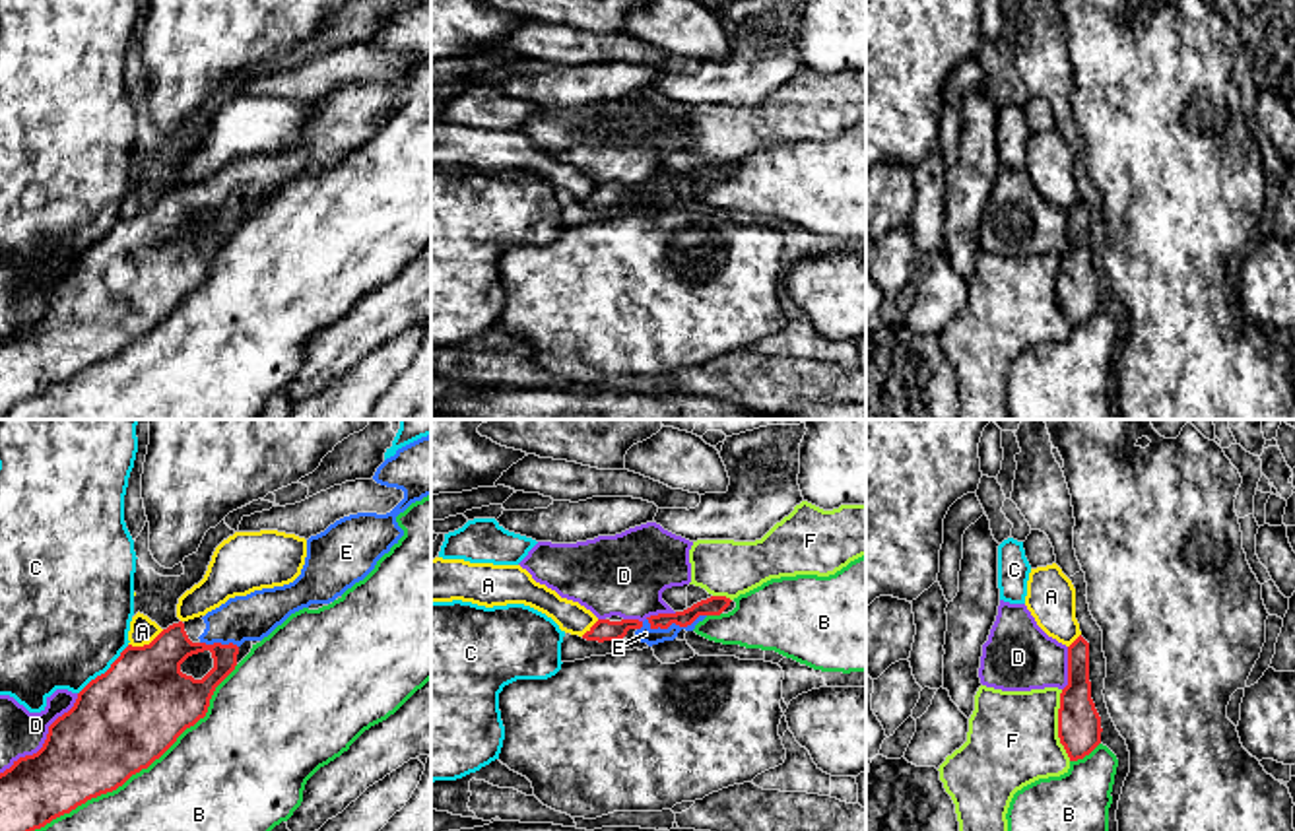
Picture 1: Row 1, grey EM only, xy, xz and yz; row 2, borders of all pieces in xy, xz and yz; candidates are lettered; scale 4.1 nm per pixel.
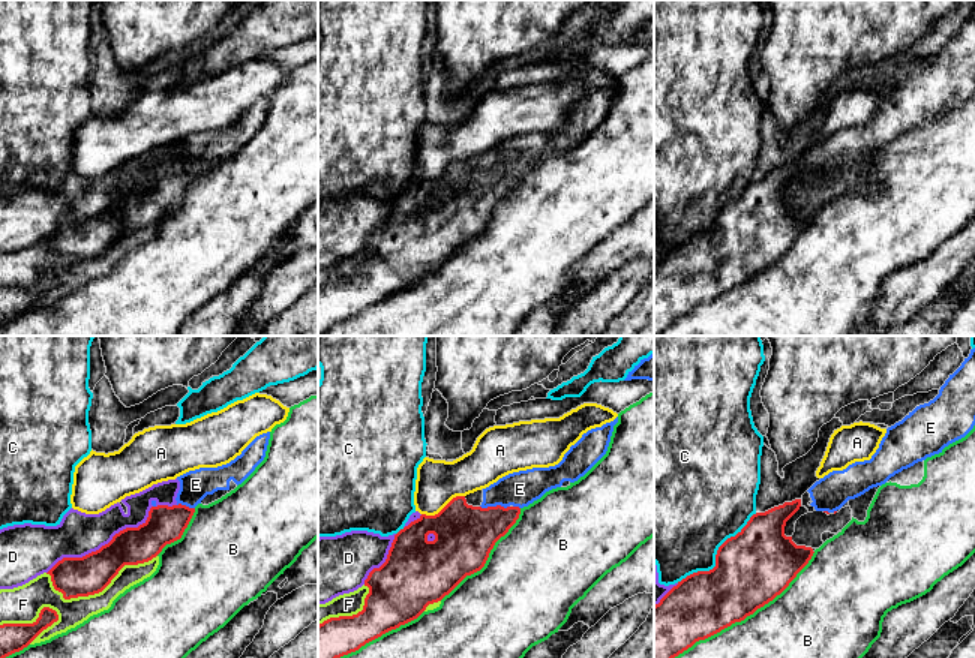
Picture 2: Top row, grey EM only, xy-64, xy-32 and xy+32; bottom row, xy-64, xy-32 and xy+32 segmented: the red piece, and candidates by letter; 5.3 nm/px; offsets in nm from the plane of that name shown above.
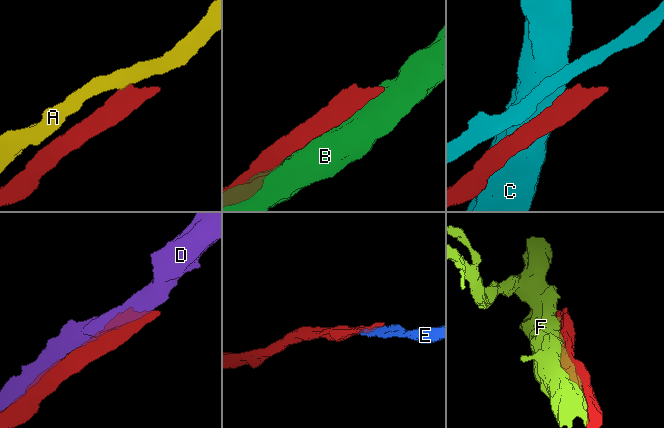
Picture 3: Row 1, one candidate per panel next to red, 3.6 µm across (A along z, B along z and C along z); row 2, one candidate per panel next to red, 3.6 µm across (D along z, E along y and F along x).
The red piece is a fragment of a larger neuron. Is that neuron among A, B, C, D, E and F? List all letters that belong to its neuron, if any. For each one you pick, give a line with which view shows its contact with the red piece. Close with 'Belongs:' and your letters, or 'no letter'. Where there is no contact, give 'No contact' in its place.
E: Touches red in xz
Belongs: E

